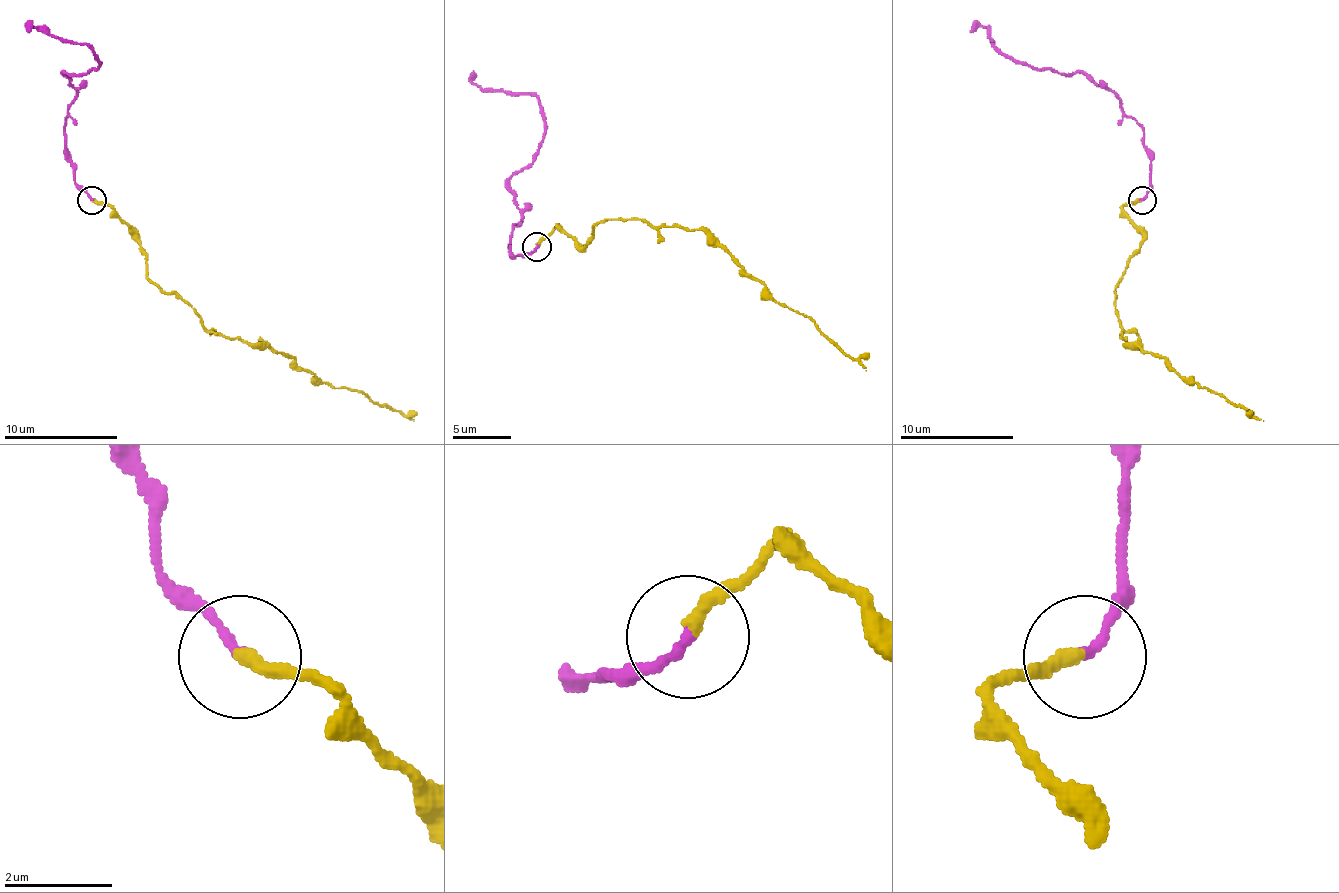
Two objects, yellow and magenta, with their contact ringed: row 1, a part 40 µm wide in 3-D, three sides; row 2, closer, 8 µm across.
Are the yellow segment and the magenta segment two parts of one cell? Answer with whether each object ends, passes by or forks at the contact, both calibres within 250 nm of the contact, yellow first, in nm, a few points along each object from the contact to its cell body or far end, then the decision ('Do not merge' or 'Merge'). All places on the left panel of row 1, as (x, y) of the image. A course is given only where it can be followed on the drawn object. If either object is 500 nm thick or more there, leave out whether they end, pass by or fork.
At the ring yellow ends. At the ring magenta ends. Thickness 260 nm (yellow) against 180 nm. Course of yellow: (91, 199), (128, 225), (145, 273), (176, 293), (208, 330), (287, 353), (322, 381), (361, 390), (413, 421). Course of magenta: (91, 199), (65, 145), (77, 91), (65, 71), (85, 74), (97, 57), (28, 31). Merge

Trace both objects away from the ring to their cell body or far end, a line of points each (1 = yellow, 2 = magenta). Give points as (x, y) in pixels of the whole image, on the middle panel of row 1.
1: (536, 245), (559, 227), (583, 247), (591, 230), (615, 218), (705, 230), (772, 297), (813, 320), (865, 370)
2: (536, 247), (510, 250), (522, 215), (510, 178), (542, 140), (542, 105), (530, 93), (475, 85), (472, 70)

